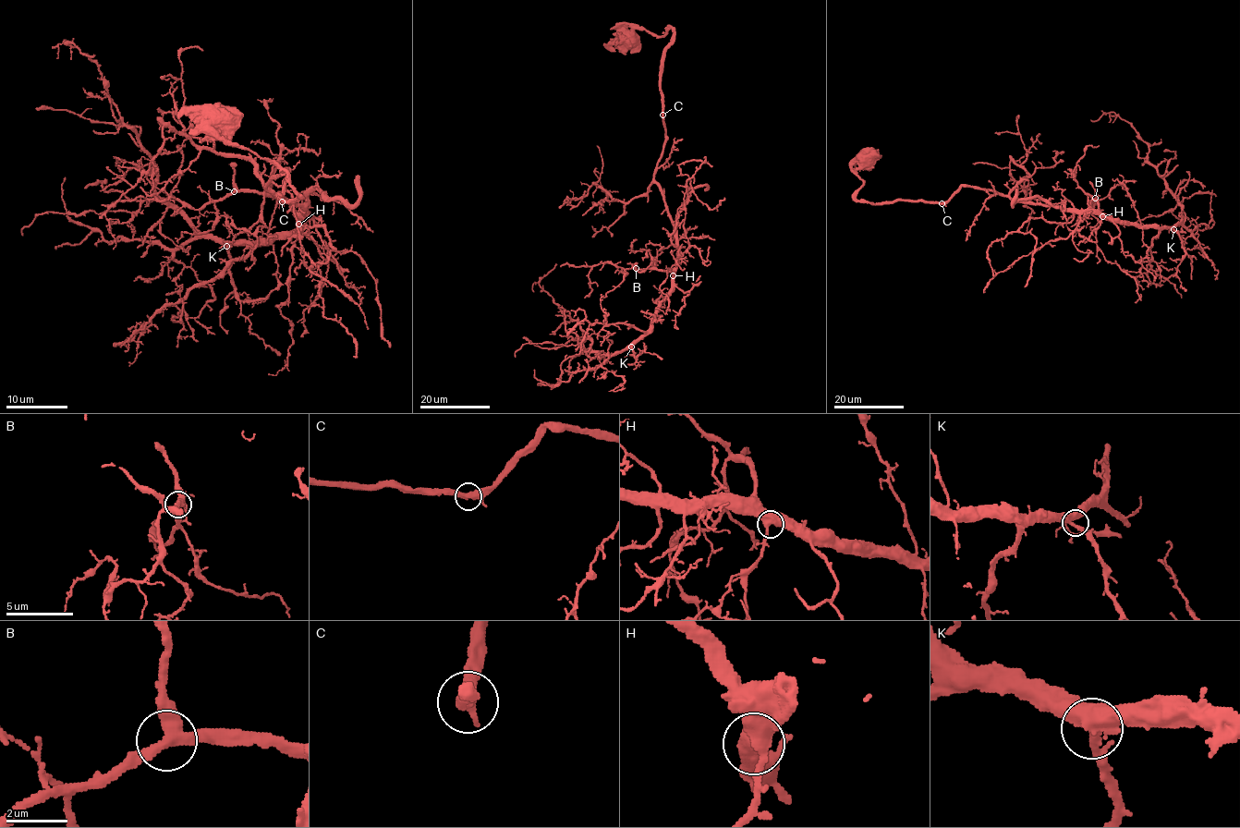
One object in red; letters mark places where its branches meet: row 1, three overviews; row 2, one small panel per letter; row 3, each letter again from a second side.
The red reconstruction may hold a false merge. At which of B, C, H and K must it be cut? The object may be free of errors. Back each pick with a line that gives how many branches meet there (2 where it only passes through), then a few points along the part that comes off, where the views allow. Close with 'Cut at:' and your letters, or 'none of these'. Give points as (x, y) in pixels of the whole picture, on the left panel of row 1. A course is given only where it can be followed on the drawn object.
Cut at: none of these

